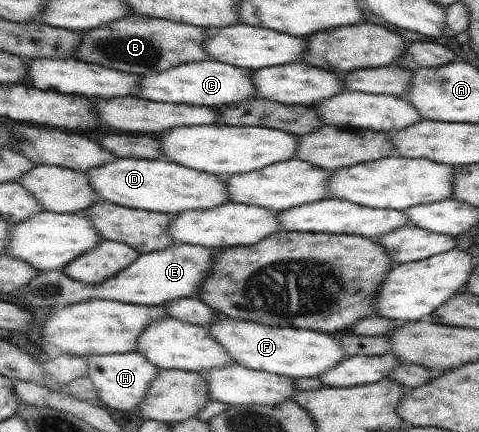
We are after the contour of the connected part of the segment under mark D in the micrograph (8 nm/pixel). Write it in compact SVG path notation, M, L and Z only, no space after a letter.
M117 157L102 167L90 169L86 174L104 201L124 208L173 216L182 211L206 210L230 202L229 185L223 181L223 177L198 172L197 169L186 168L185 165L174 164L163 158Z

